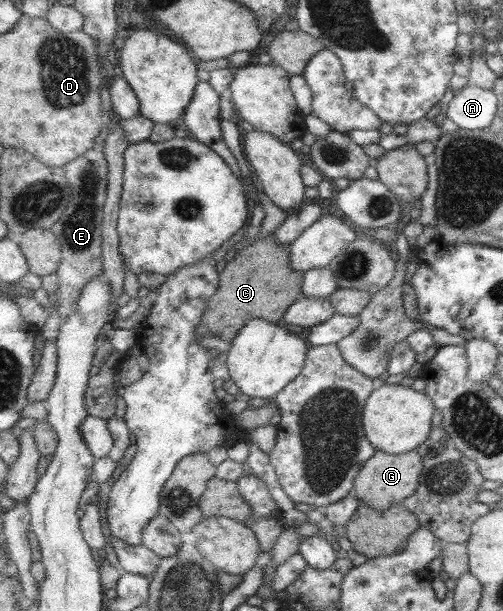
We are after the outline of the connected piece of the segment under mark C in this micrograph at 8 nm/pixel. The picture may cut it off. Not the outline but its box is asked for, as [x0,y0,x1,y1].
[203,231,305,342]

